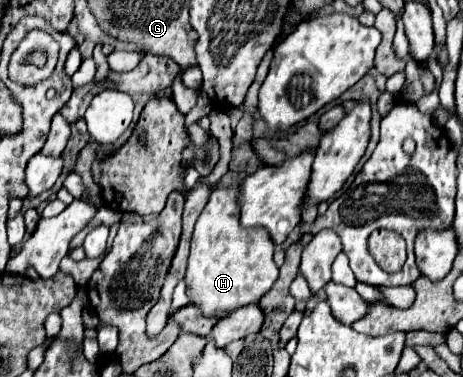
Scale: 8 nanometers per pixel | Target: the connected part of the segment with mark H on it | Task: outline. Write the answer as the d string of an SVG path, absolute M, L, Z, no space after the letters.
M236 187L232 189L216 189L204 211L200 213L198 221L196 221L196 229L192 235L192 249L190 249L190 257L188 257L188 269L186 269L186 293L192 299L192 305L200 307L204 315L212 317L212 315L228 315L248 303L258 303L260 297L270 291L270 287L274 285L276 277L278 277L278 267L272 259L274 255L274 243L268 237L266 229L244 229L238 223L238 215L240 215L240 207L236 203Z

